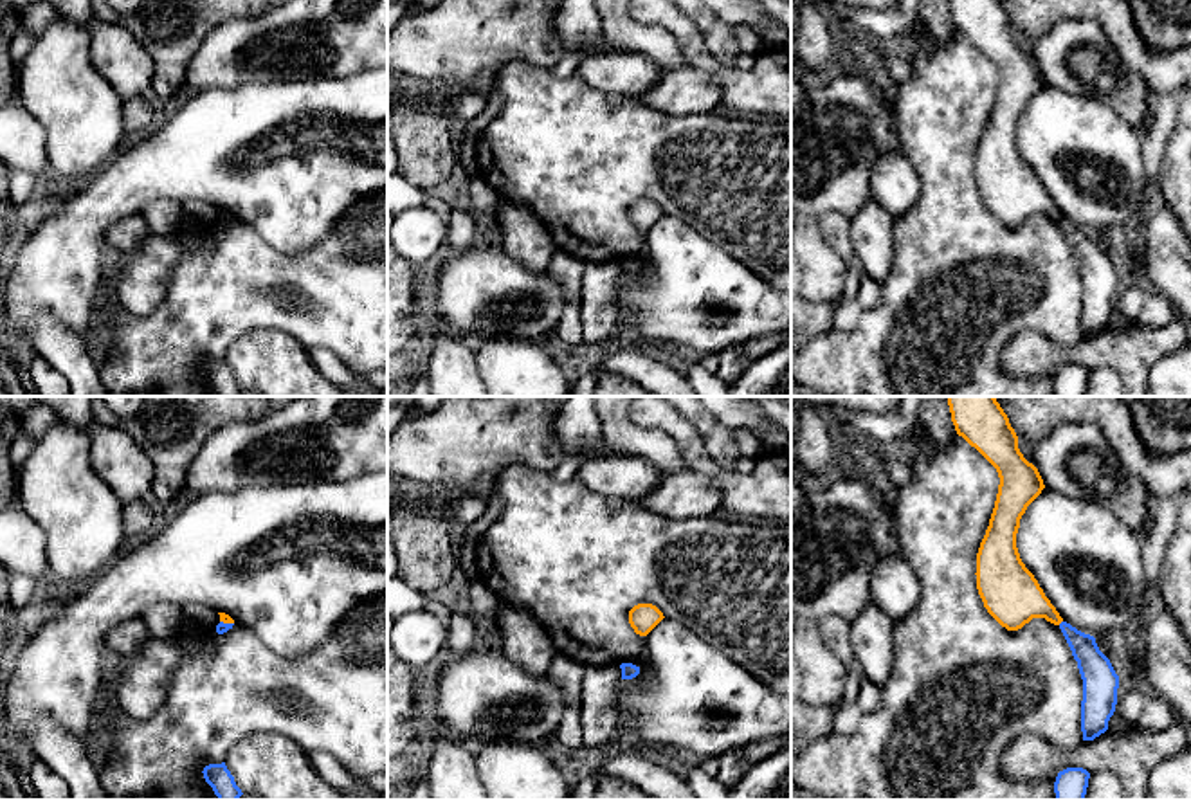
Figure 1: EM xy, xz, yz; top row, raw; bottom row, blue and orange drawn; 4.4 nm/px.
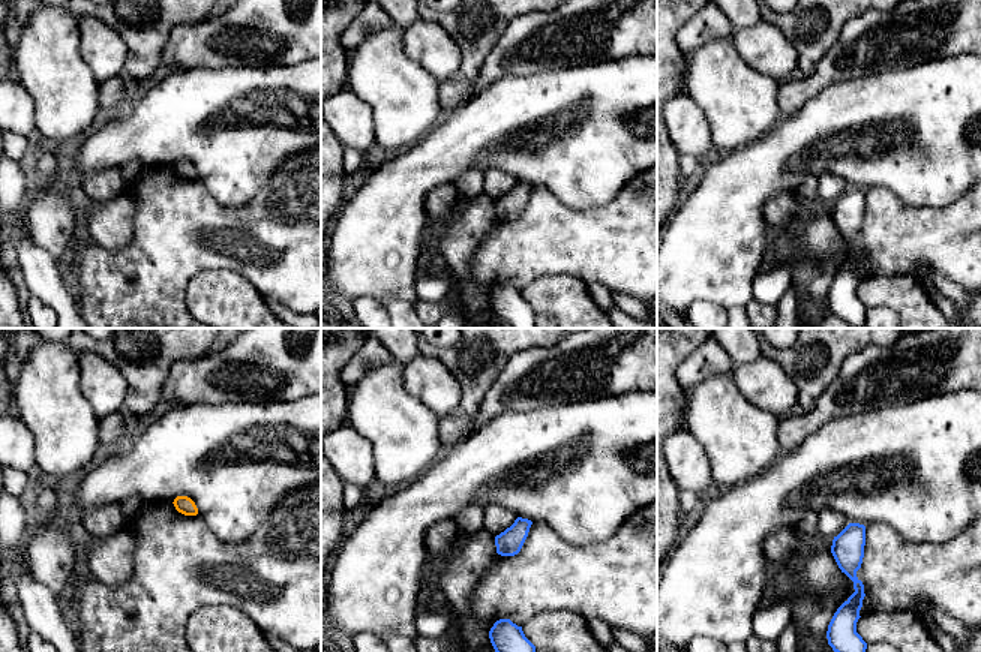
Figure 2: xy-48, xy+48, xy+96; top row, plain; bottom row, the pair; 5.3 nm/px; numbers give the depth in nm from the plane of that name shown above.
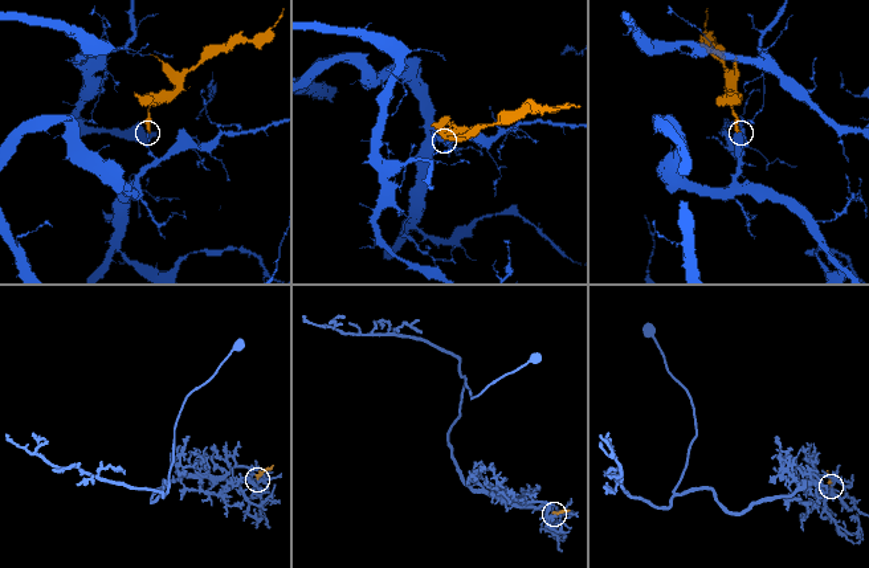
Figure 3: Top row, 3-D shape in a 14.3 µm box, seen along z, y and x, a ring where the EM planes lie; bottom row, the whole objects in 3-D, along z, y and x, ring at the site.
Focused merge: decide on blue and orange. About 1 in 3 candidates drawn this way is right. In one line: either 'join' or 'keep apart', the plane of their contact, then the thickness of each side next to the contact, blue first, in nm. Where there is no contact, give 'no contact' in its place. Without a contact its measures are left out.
keep apart | xy | 50/50 nm

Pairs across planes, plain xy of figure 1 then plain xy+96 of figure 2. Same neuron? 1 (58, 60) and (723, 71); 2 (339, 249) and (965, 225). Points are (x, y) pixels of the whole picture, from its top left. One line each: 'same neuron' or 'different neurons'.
1: same neuron
2: same neuron

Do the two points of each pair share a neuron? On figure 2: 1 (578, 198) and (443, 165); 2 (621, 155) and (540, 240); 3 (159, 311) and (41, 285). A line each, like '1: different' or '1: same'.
1: same
2: different
3: different

